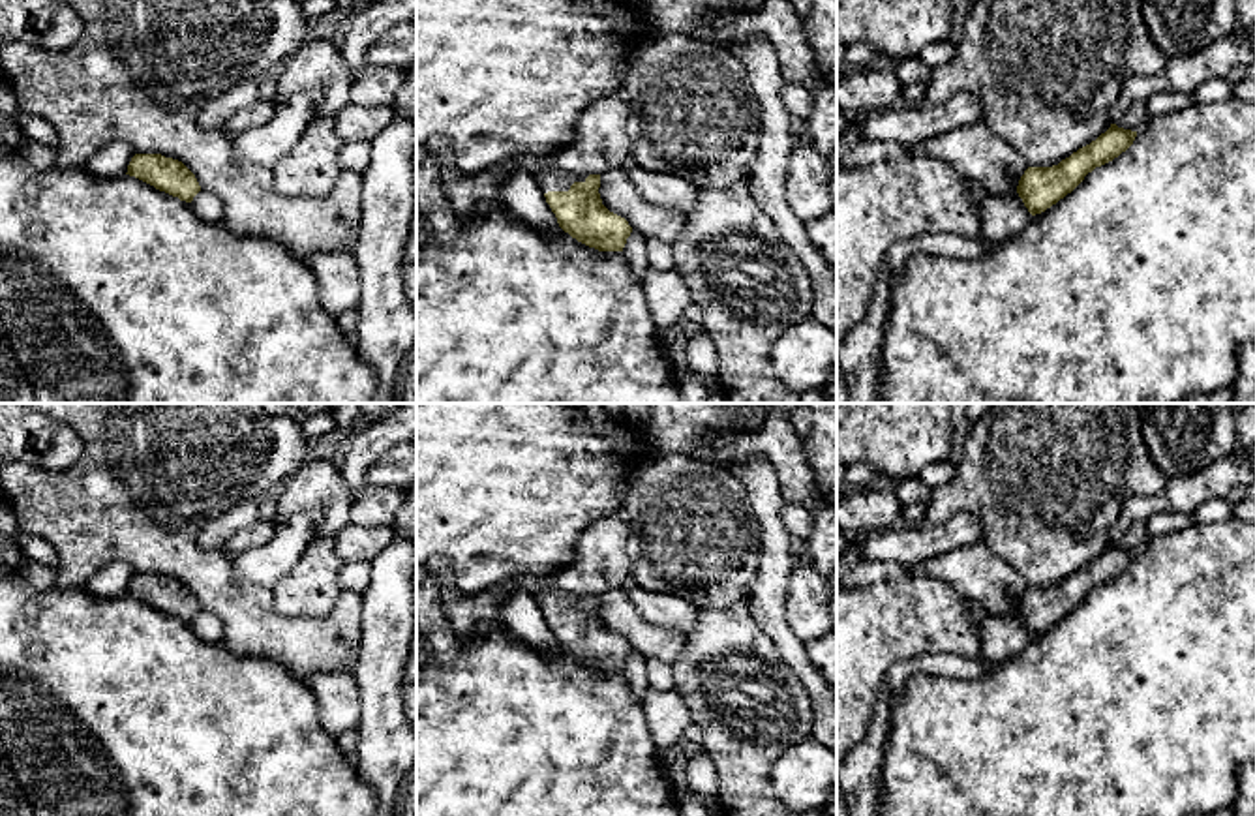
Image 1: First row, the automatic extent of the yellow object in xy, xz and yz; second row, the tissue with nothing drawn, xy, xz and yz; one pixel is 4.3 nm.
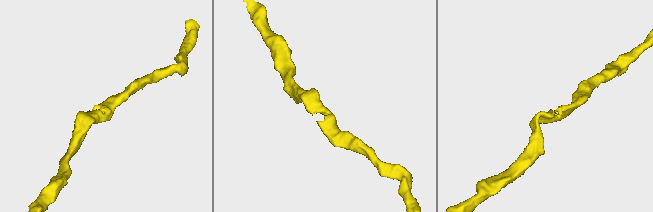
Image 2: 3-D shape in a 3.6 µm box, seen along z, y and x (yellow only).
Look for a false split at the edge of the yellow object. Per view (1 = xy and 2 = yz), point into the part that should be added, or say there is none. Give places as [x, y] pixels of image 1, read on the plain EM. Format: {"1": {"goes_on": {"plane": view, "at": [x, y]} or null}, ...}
{"1": {"goes_on": null}, "2": {"goes_on": null}}

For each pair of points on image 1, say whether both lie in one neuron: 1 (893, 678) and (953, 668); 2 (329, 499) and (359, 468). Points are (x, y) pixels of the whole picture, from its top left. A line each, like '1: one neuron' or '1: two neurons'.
1: one neuron
2: two neurons

